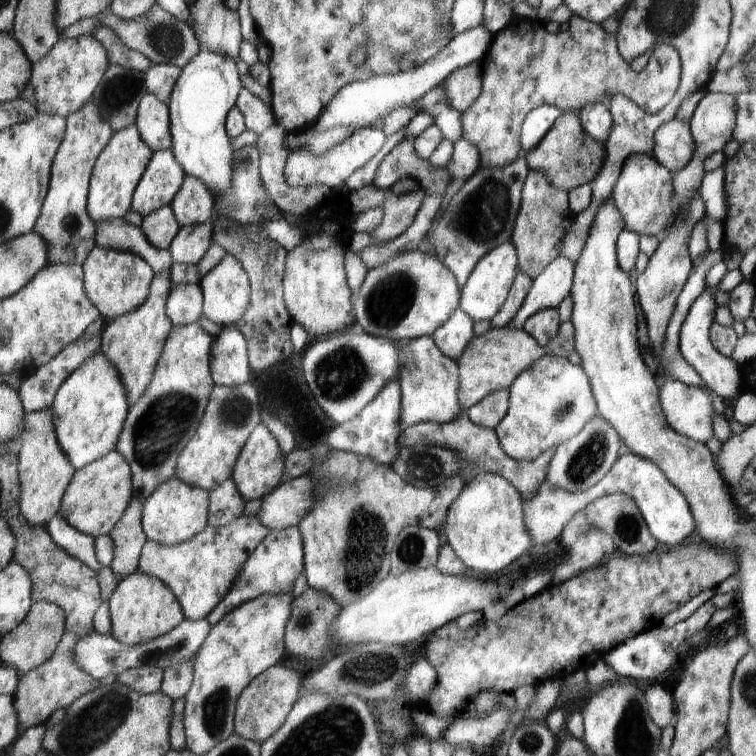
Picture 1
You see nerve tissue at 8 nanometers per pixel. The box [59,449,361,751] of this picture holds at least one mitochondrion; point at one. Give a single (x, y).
(215, 712)

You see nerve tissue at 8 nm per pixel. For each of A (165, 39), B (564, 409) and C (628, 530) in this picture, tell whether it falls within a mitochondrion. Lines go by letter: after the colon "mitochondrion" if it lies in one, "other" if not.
A: mitochondrion
B: mitochondrion
C: mitochondrion

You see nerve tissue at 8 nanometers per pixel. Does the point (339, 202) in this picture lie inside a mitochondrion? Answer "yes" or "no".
no

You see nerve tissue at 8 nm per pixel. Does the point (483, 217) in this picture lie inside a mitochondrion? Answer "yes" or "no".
yes

